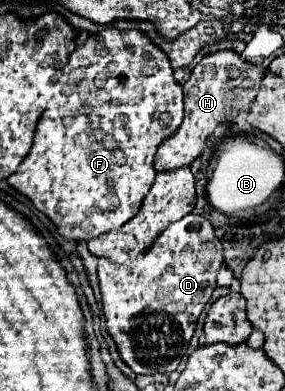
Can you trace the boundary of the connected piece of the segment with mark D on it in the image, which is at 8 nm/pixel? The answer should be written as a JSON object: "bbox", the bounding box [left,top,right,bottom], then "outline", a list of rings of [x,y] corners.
{"bbox":[98,214,224,374],"outline":[[[188,214],[178,222],[172,222],[154,242],[154,246],[136,260],[116,264],[112,260],[98,260],[98,282],[102,294],[102,310],[106,318],[106,330],[116,342],[120,358],[136,374],[170,374],[178,368],[196,330],[198,316],[212,298],[216,288],[216,274],[224,264],[220,240],[214,234],[212,224],[204,216]]]}

